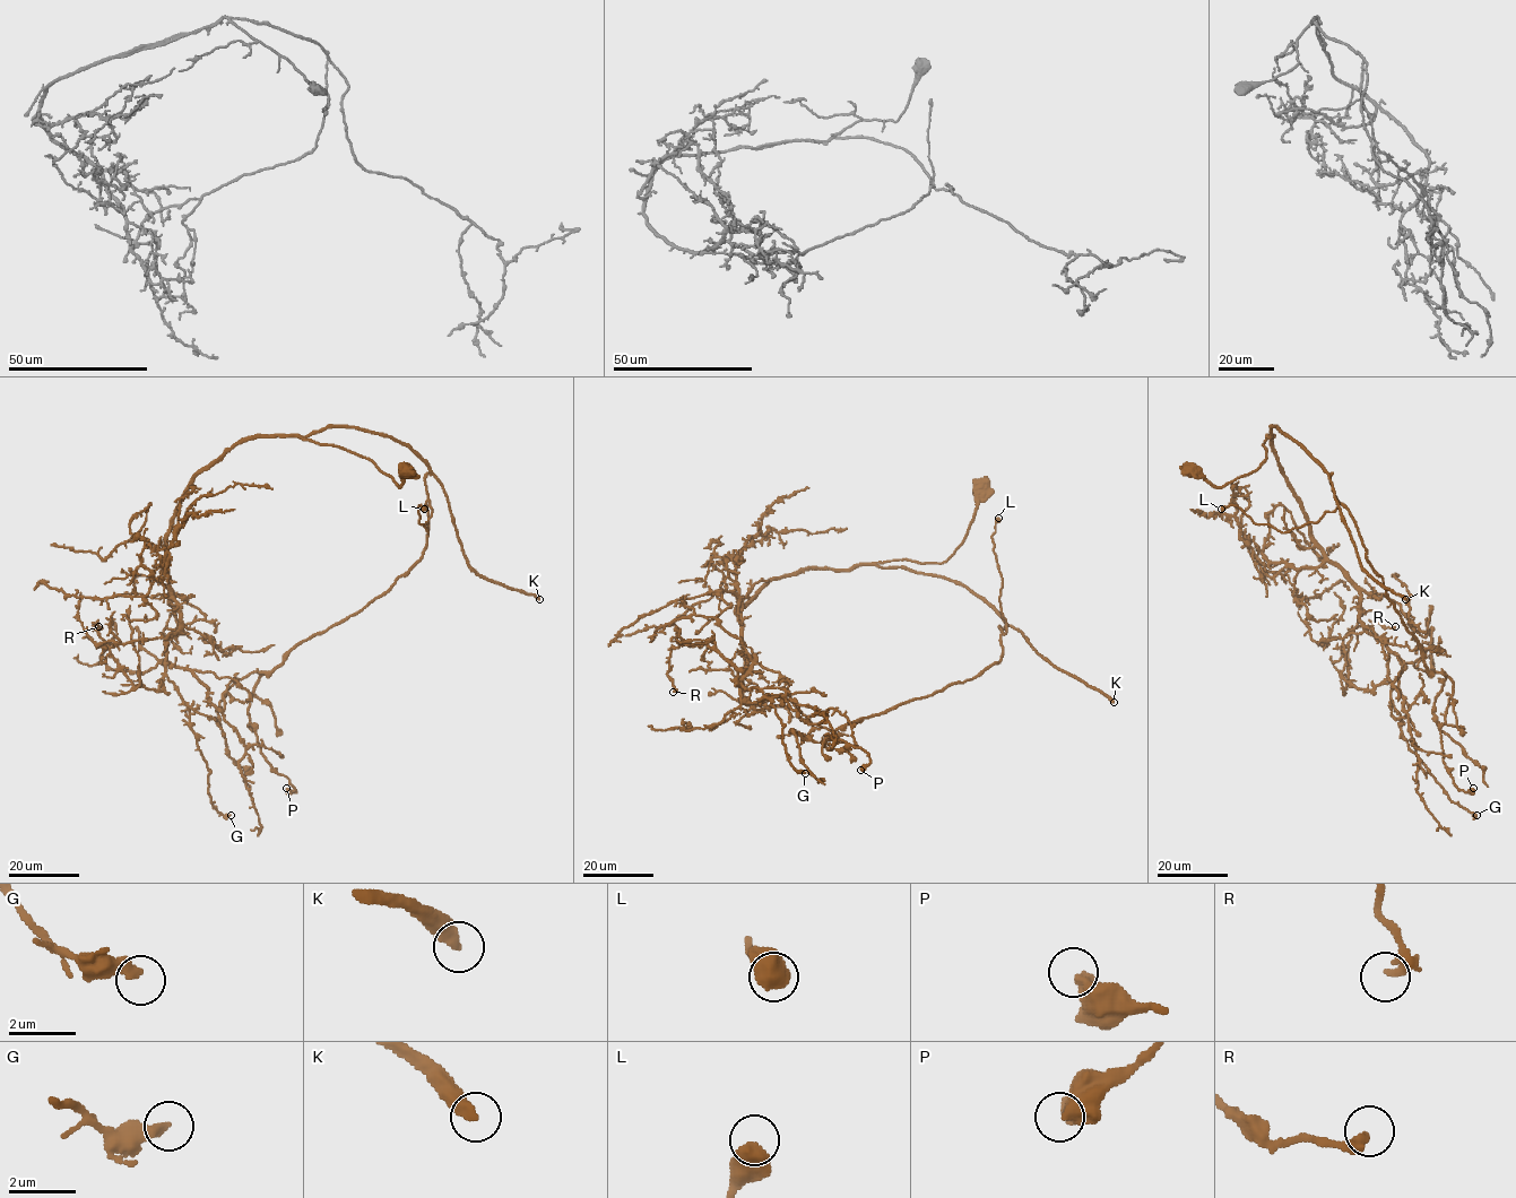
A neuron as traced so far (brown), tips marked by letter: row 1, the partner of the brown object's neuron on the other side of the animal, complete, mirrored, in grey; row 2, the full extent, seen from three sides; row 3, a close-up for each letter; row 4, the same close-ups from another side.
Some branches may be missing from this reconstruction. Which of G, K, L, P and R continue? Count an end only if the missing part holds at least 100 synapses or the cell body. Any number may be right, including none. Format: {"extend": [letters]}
{"extend": ["K"]}

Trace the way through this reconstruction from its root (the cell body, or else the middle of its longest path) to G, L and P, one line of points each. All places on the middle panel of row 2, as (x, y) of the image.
G: (980, 487), (946, 561), (800, 569), (742, 608), (754, 662), (739, 684), (770, 701), (805, 773)
L: (980, 487), (963, 541), (946, 561), (876, 564), (960, 582), (1001, 616), (1004, 634), (992, 538), (998, 518)
P: (980, 487), (946, 561), (876, 564), (979, 596), (1005, 623), (1001, 659), (824, 739), (863, 749), (860, 770)

